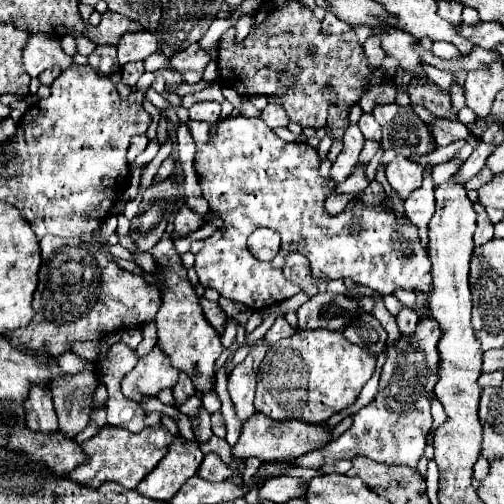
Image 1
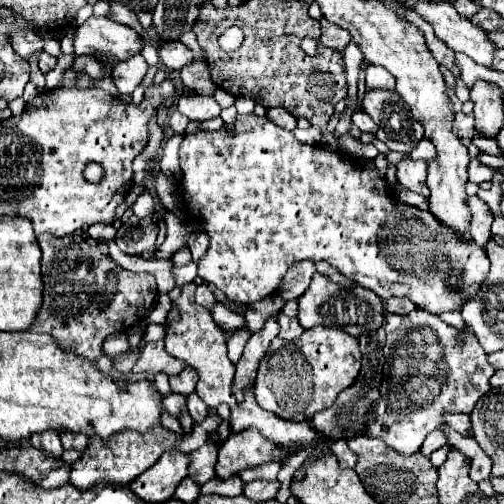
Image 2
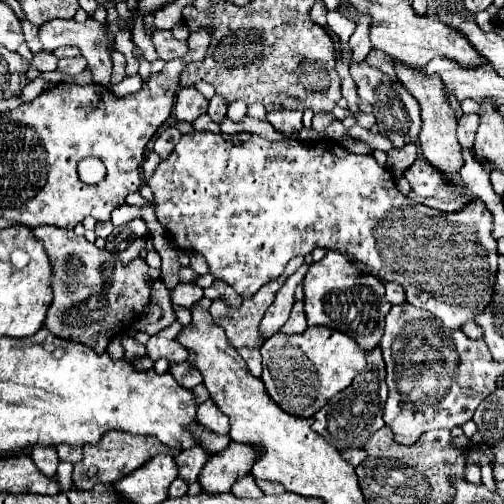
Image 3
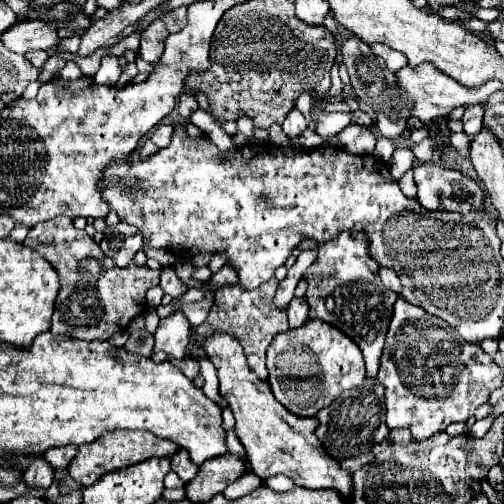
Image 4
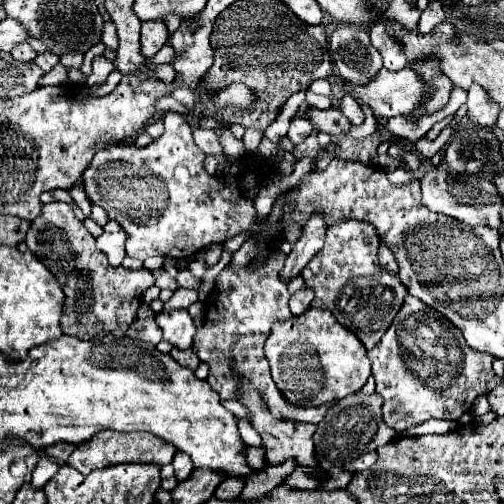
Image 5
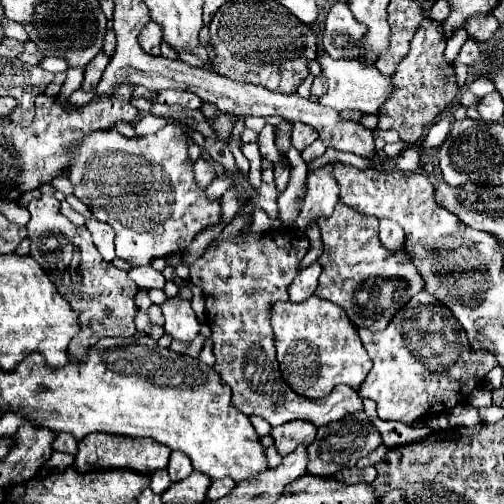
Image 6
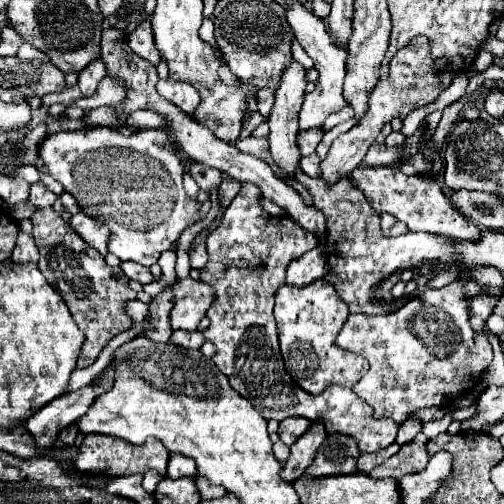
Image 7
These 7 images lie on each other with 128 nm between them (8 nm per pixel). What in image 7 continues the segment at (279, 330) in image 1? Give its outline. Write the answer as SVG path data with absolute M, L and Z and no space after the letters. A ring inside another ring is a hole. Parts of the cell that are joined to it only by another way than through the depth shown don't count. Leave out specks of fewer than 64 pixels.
M322 246L306 252L300 260L294 260L286 270L286 284L292 288L304 288L312 280L320 280L328 274L328 262Z

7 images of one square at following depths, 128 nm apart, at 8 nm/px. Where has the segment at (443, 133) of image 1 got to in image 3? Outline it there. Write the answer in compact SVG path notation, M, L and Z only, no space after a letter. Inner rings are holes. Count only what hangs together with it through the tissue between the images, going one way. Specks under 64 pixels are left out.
M462 114L458 118L458 140L462 148L472 148L472 140L478 128L478 114Z

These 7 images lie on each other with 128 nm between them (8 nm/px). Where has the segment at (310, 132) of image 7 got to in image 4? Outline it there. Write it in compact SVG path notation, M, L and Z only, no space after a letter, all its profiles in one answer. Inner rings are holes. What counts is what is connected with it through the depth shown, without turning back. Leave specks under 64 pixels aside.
M294 108L294 110L286 116L286 120L284 120L284 124L282 124L282 130L284 130L284 134L286 134L288 138L294 138L294 136L300 136L300 134L306 130L306 126L308 126L306 118L300 114L300 110Z

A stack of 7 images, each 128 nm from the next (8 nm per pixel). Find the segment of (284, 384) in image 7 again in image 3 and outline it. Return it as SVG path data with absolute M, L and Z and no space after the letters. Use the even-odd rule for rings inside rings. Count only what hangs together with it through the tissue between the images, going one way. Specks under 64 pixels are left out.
M280 276L278 280L272 280L272 282L266 284L264 288L260 288L260 292L256 292L256 296L246 298L246 300L242 302L242 308L238 308L238 310L226 306L224 300L212 302L212 306L208 308L210 314L212 314L212 318L214 318L214 322L226 330L228 342L232 342L232 346L234 346L234 348L240 352L240 356L246 360L246 366L248 366L248 370L250 370L252 376L260 376L260 374L262 374L262 356L260 356L260 342L262 342L262 340L258 338L258 324L260 324L260 320L262 320L266 308L272 304L272 300L274 300L274 296L276 296L276 292L280 290L282 284L284 284L284 278L282 278L282 276Z

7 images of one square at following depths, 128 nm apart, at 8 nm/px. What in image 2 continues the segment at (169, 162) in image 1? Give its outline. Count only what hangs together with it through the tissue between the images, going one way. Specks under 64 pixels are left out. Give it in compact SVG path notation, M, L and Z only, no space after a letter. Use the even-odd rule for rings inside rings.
M147 189L138 196L138 200L132 206L132 210L134 210L134 214L138 218L146 218L146 216L150 216L154 212L154 198L152 198L152 194Z

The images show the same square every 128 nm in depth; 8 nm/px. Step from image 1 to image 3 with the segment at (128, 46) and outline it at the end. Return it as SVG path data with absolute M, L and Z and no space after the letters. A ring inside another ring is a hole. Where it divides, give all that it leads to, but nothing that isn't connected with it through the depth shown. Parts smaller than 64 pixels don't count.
M88 18L84 24L78 24L76 20L50 20L46 24L40 26L40 40L44 44L44 50L46 52L52 52L56 50L58 46L64 46L64 44L72 44L76 46L82 56L88 60L88 66L92 70L92 80L94 84L104 84L104 86L110 86L110 74L112 74L112 52L116 50L114 46L114 36L108 36L104 32L106 24L100 24L96 22L94 18Z

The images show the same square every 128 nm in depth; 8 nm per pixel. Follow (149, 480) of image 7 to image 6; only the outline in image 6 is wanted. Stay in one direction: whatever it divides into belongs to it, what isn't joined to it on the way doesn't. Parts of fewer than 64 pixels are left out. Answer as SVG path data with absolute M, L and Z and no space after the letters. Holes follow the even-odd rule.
M160 470L160 472L154 472L152 474L152 482L150 482L150 490L156 492L156 494L162 494L164 490L170 488L170 476L166 470Z

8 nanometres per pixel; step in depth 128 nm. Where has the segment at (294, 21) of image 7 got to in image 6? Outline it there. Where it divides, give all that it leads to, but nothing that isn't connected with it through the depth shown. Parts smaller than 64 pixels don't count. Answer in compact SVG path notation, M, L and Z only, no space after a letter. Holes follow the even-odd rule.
M326 52L320 54L318 62L322 66L322 74L328 80L328 92L326 92L326 96L320 98L322 106L330 106L338 112L342 112L344 108L354 108L354 110L360 110L362 114L378 114L382 104L394 92L390 76L380 74L376 66L360 64L360 60L334 60L334 58L326 56Z

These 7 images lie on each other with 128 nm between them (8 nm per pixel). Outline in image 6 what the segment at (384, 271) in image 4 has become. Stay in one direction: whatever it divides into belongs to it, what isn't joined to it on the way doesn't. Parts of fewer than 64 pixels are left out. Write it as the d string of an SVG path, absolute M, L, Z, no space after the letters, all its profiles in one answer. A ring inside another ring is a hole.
M380 220L380 244L384 244L384 248L388 252L396 252L396 248L402 248L404 244L404 232L400 228L400 224L392 222L392 220Z

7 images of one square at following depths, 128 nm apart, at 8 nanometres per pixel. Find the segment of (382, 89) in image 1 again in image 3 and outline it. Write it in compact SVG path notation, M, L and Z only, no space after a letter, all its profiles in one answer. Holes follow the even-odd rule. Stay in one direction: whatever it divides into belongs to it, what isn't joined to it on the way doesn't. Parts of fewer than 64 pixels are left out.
M372 50L368 56L366 56L366 62L368 66L384 72L388 78L396 80L396 72L394 72L394 66L392 66L392 60L388 60L388 54L380 52L380 50Z

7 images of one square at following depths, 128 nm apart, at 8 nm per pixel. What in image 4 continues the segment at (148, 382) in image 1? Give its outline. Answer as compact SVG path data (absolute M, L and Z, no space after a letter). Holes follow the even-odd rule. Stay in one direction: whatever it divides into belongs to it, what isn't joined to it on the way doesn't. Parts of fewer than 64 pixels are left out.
M182 312L170 314L168 318L162 318L158 324L158 330L154 334L154 352L164 350L168 356L182 358L188 346L190 338L190 322Z

